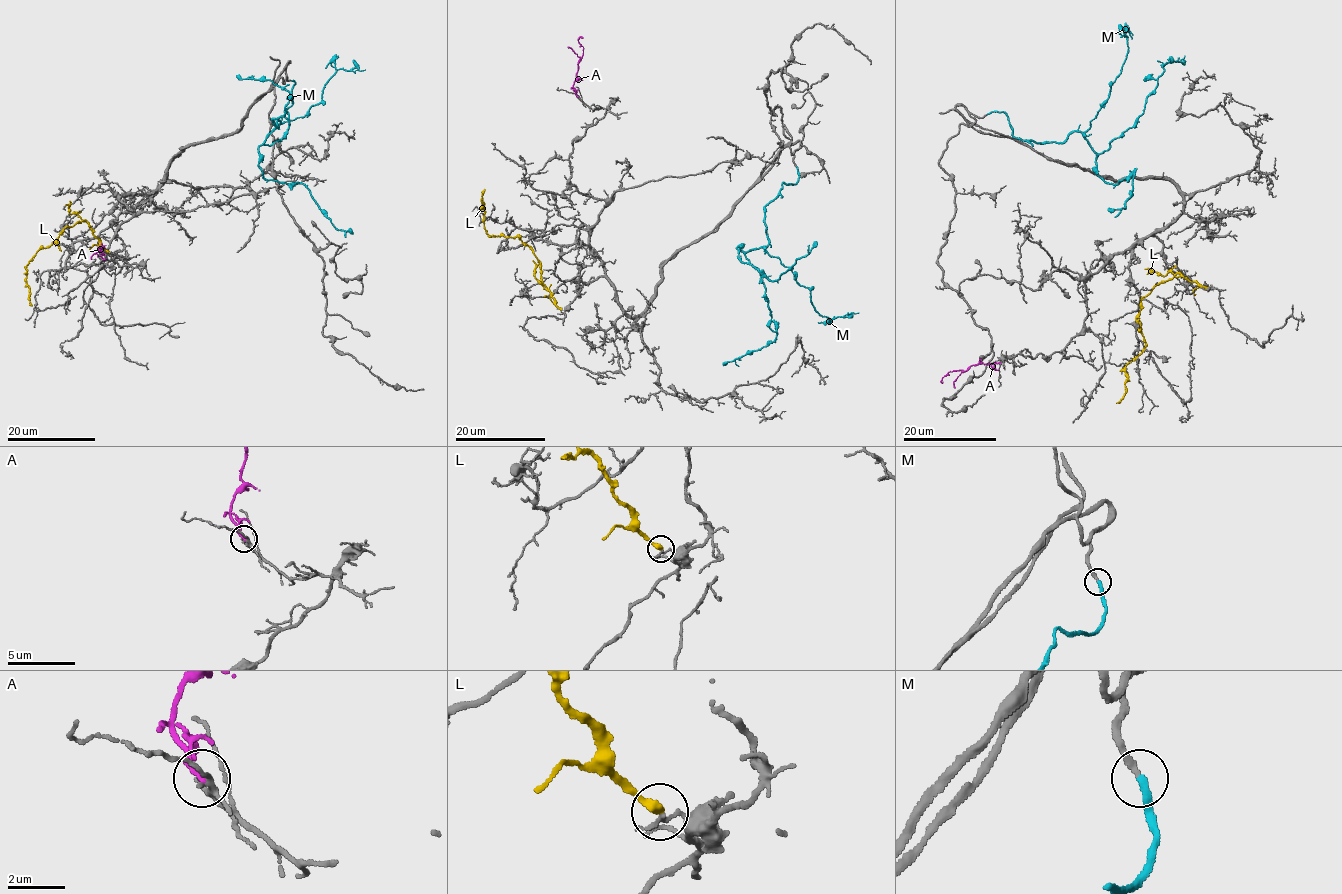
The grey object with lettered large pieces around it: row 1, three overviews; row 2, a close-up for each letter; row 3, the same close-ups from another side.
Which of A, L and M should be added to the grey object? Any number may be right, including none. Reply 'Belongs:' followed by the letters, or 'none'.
Belongs: M

